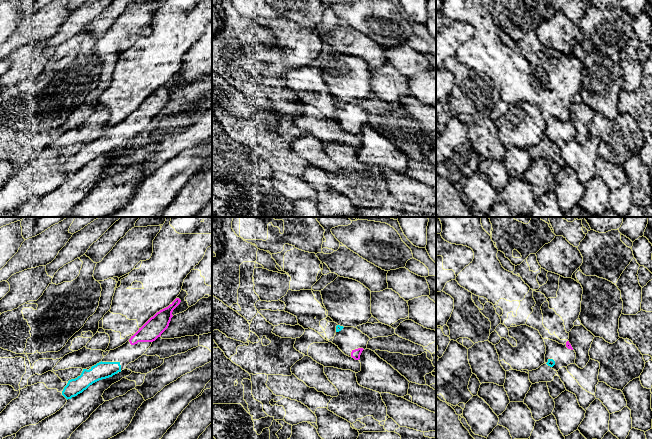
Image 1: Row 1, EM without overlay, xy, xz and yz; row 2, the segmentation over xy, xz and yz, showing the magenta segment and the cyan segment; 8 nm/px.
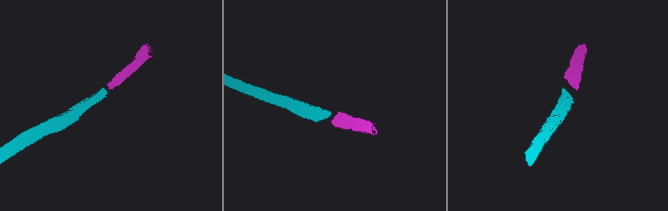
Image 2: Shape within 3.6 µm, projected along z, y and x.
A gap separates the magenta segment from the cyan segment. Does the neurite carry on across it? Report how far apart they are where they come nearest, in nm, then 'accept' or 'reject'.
150 nm apart; accept

